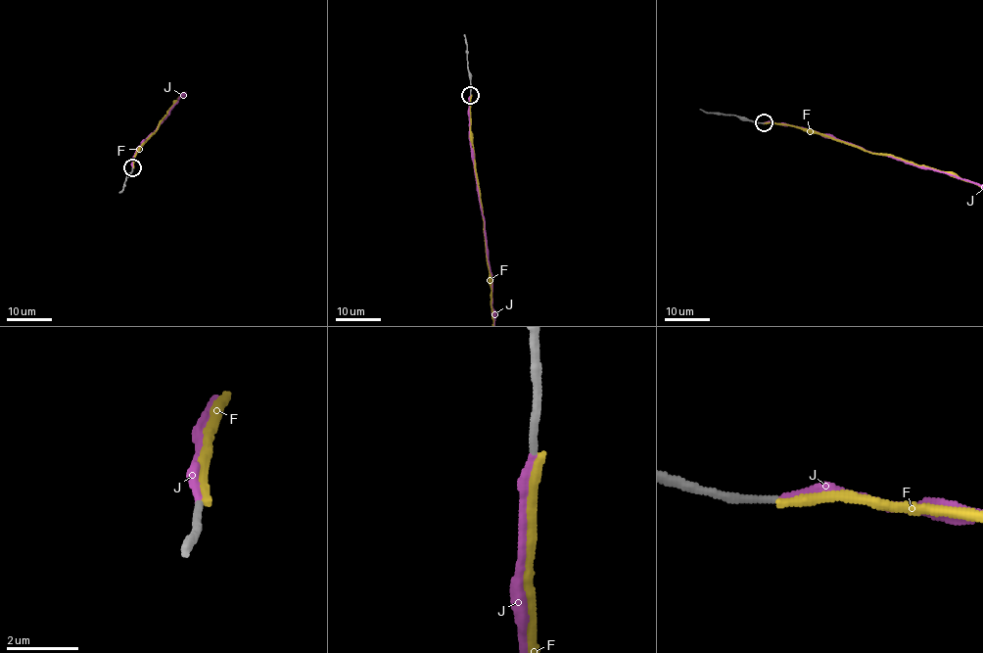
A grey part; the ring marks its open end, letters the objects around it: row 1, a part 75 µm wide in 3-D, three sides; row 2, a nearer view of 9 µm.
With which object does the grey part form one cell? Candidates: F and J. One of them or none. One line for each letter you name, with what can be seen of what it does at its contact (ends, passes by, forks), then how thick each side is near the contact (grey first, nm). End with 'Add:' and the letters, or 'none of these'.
J: it ends there; 200 nm thick on the grey side, 190 nm on the other
Add: J

